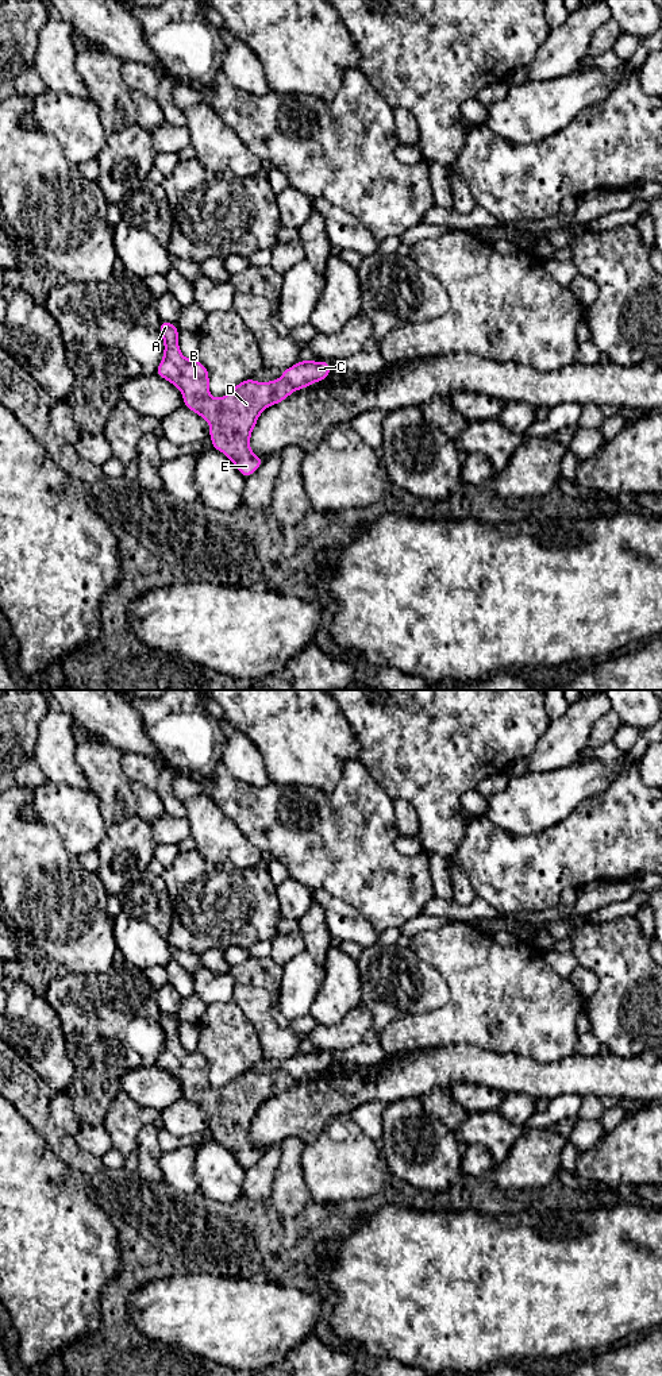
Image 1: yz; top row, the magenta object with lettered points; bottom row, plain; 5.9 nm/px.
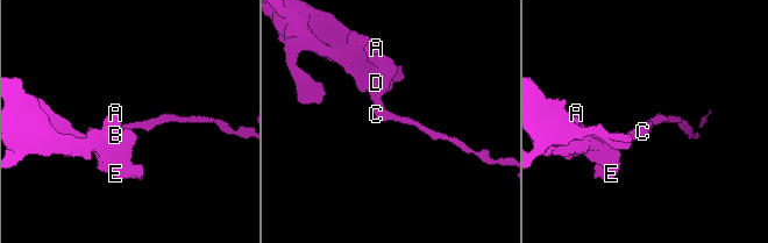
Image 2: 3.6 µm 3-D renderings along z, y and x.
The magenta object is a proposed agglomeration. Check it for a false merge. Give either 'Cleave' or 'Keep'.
Cleave

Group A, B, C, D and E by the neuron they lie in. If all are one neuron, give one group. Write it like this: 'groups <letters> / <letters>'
groups A B D E / C

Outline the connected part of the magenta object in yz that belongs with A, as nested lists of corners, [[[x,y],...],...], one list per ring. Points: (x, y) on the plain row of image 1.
[[[161,1011],[159,1024],[165,1041],[155,1065],[177,1078],[182,1086],[185,1099],[208,1113],[212,1140],[223,1144],[245,1169],[253,1167],[263,1153],[263,1149],[254,1146],[250,1140],[251,1123],[258,1109],[266,1099],[288,1090],[295,1083],[295,1079],[285,1069],[277,1069],[269,1074],[257,1074],[247,1069],[234,1078],[222,1090],[213,1090],[209,1087],[208,1060],[199,1051],[186,1051],[181,1045],[177,1017]]]

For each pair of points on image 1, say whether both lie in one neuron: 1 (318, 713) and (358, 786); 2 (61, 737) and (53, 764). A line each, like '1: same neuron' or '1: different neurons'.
1: different neurons
2: same neuron

